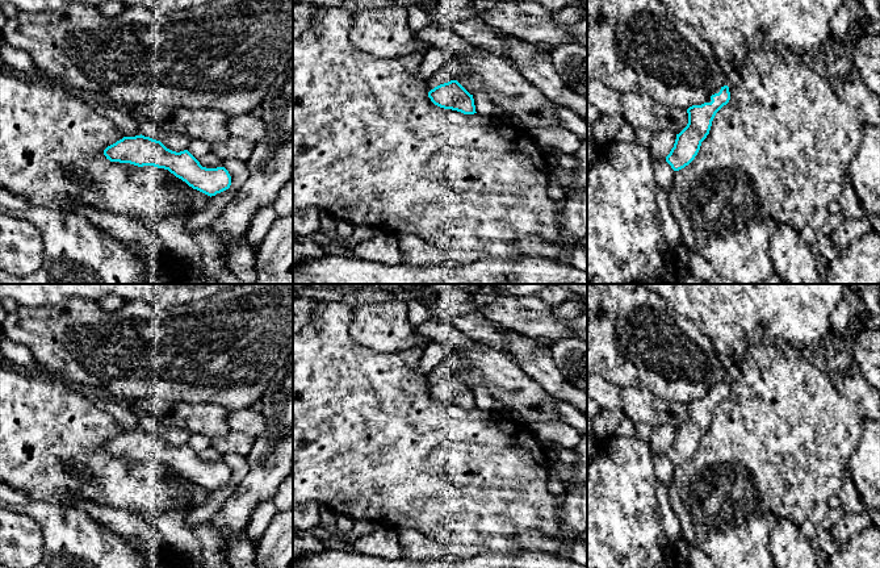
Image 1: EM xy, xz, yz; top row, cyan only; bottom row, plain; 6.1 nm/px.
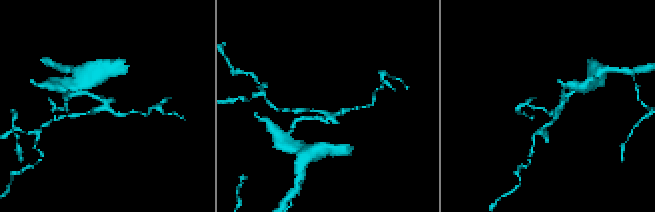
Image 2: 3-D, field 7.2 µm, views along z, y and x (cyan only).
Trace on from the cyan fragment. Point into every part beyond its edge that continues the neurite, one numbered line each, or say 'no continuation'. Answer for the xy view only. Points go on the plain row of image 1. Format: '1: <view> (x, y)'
no continuation

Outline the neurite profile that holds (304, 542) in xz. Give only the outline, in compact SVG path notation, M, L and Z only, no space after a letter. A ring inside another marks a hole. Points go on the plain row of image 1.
M293 526L293 561L324 550L326 542L314 536L310 531L301 531Z

